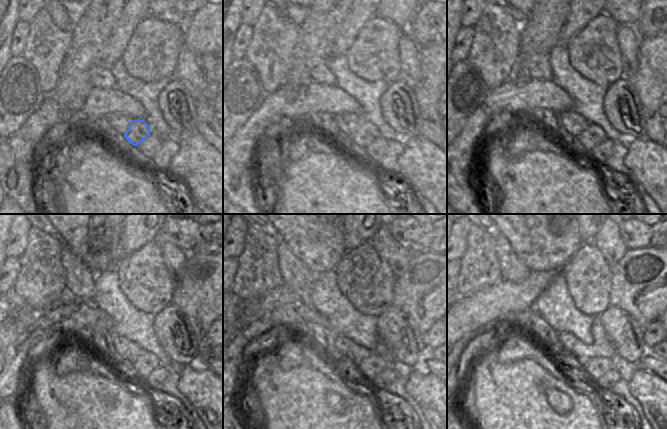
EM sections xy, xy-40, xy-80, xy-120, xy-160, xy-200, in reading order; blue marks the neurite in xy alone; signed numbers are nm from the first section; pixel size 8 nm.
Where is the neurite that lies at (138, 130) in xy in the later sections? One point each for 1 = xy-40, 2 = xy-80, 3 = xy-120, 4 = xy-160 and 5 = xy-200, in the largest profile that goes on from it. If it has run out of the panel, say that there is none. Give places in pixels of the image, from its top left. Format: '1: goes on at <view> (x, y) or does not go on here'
1: goes on at xy-40 (366, 132)
2: goes on at xy-80 (593, 135)
3: goes on at xy-120 (144, 364)
4: goes on at xy-160 (371, 366)
5: goes on at xy-200 (596, 367)

